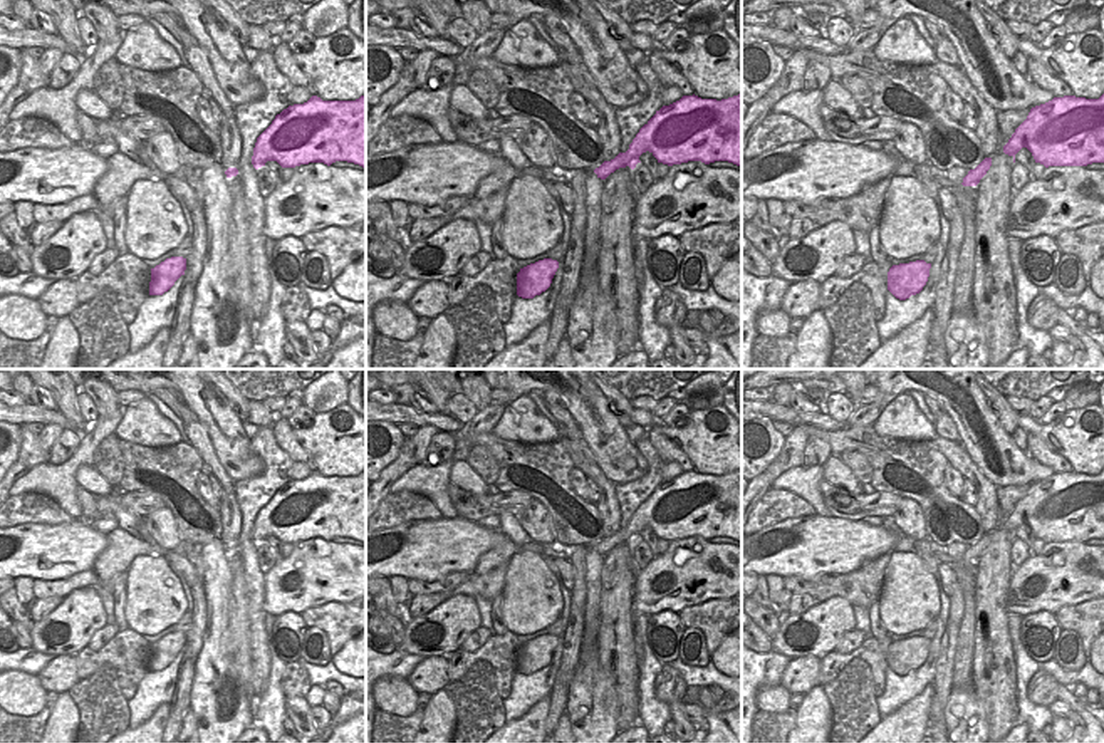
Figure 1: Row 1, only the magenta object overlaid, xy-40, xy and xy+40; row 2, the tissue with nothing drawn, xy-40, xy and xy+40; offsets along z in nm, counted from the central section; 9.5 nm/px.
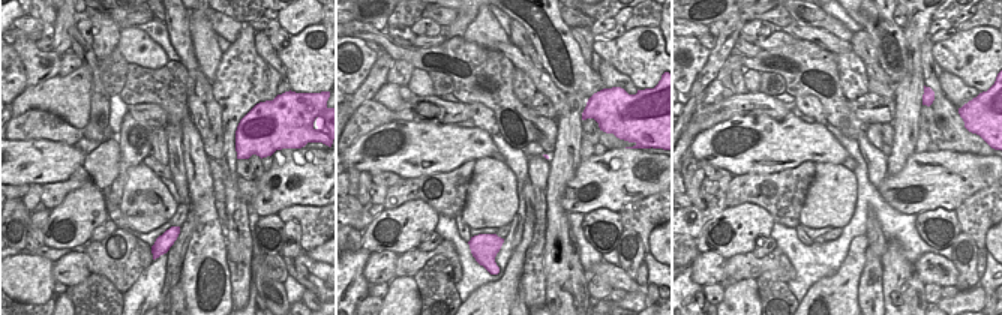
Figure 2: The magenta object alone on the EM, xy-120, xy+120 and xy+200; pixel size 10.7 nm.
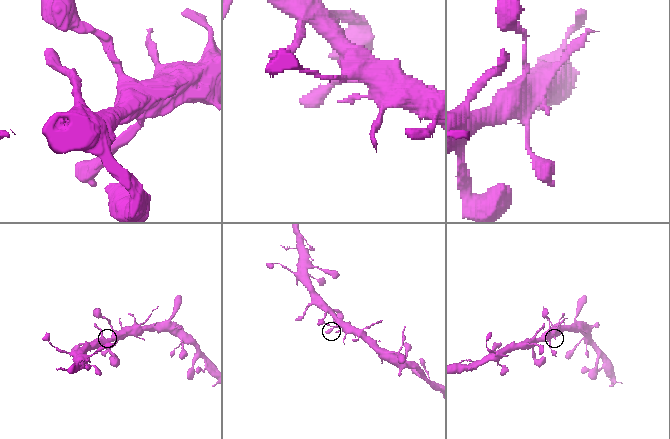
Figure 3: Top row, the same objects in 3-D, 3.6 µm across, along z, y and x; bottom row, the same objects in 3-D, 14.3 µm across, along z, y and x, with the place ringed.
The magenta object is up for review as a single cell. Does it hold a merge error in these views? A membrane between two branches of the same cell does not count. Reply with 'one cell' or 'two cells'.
one cell

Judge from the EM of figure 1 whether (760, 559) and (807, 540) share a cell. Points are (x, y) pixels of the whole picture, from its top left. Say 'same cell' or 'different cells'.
same cell

